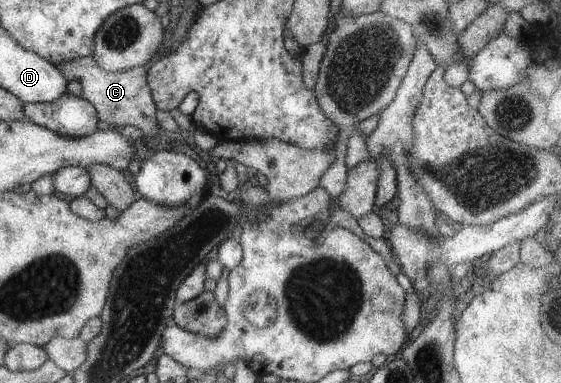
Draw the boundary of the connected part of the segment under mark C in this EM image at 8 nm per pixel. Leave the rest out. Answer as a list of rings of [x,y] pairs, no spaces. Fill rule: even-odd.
[[[80,57],[70,63],[58,63],[55,66],[63,72],[69,81],[78,80],[80,93],[78,97],[88,101],[97,112],[97,119],[116,129],[132,126],[139,129],[145,137],[154,137],[160,127],[156,123],[156,109],[152,103],[148,85],[146,85],[146,71],[148,67],[135,66],[118,72],[106,72],[100,69],[91,57]]]

